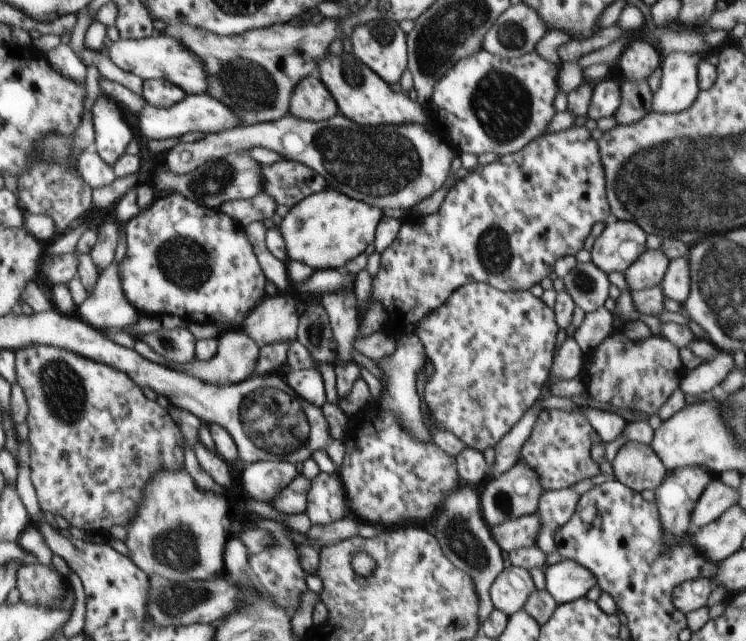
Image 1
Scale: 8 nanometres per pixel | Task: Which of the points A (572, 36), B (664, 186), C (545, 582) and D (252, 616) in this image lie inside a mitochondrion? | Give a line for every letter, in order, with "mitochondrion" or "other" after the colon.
A: other
B: mitochondrion
C: other
D: mitochondrion

